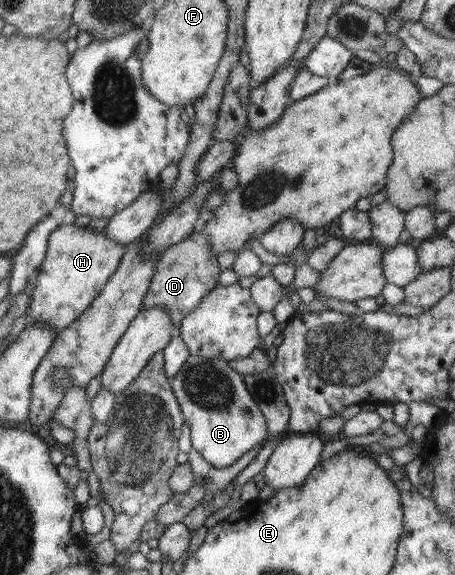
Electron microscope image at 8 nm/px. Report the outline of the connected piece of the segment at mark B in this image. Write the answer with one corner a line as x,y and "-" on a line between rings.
191,355
183,368
173,377
171,387
184,414
184,421
191,430
192,448
200,452
209,464
217,468
231,466
249,449
256,444
264,444
268,439
267,421
264,414
247,391
243,375
233,370
226,360

